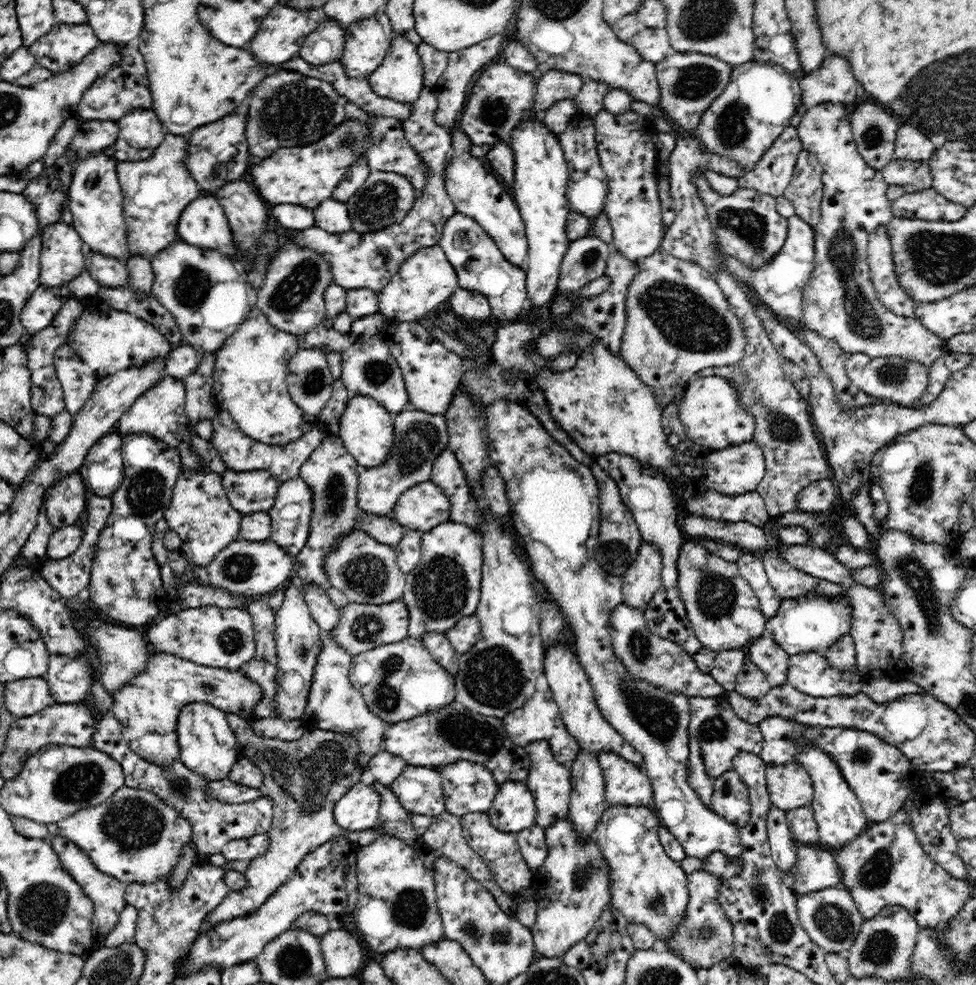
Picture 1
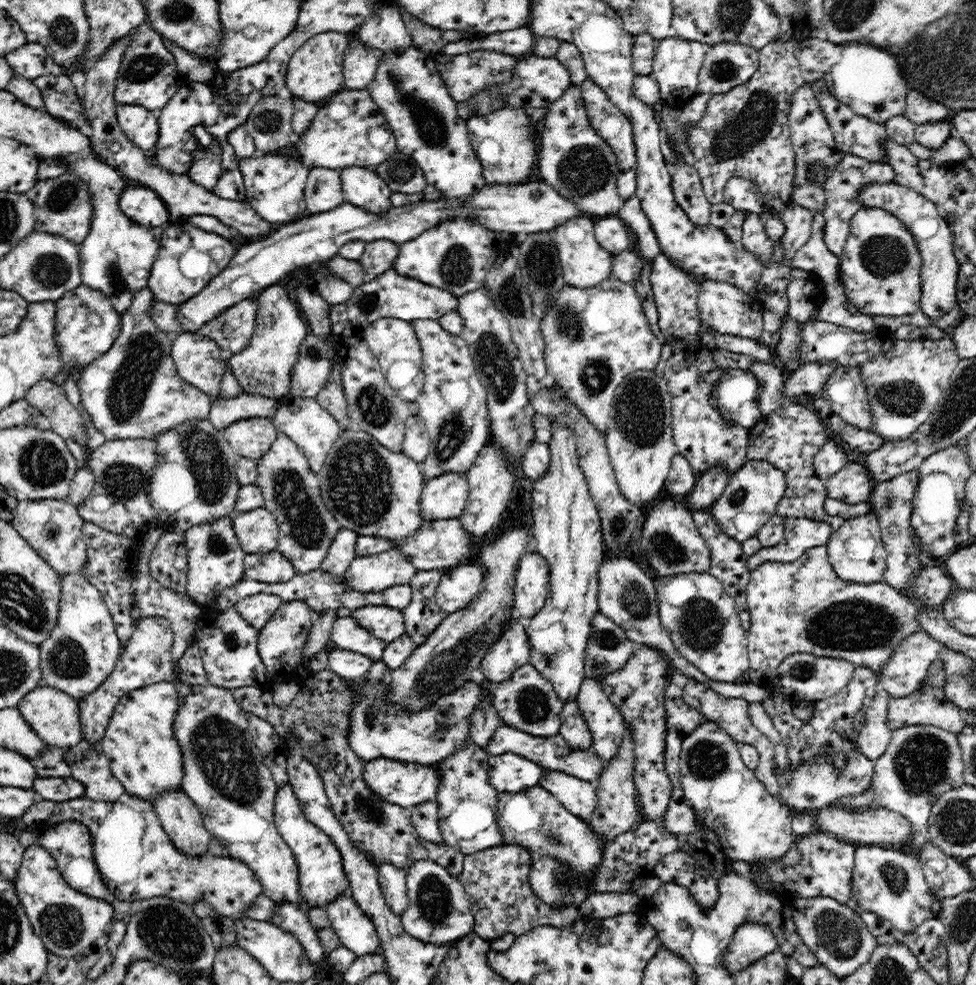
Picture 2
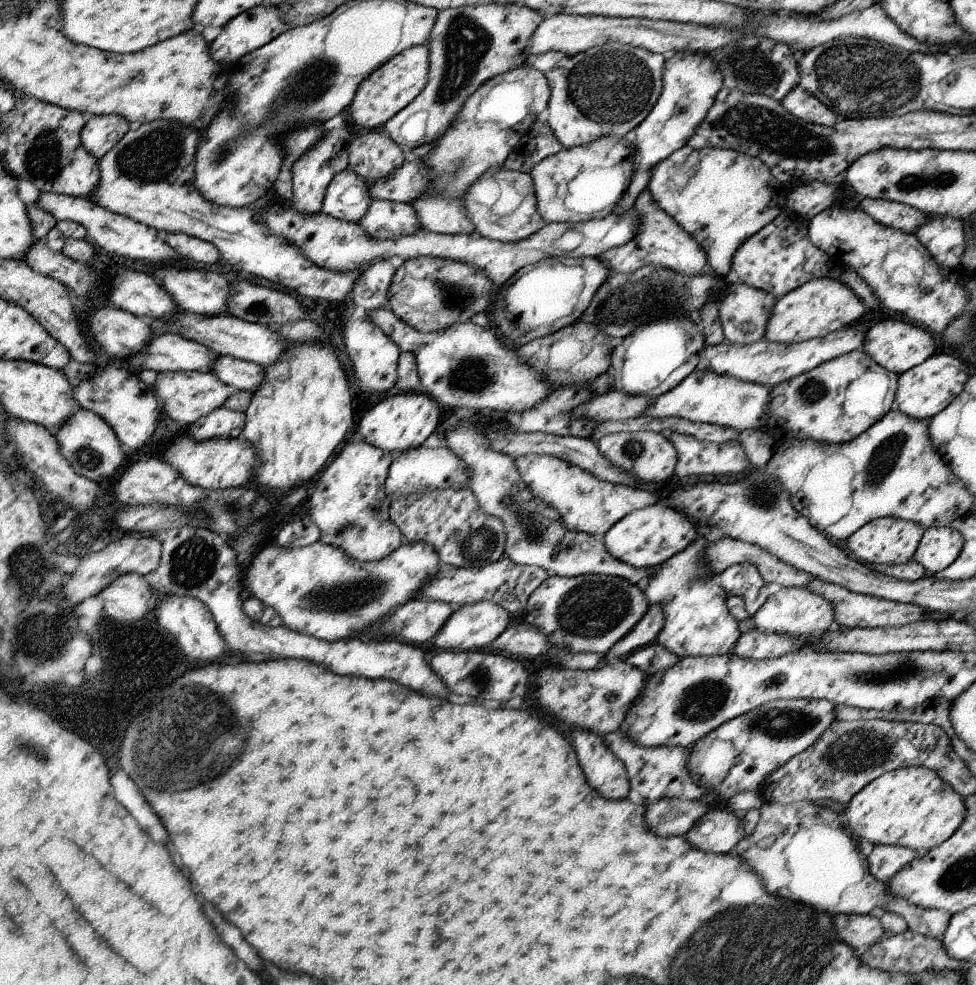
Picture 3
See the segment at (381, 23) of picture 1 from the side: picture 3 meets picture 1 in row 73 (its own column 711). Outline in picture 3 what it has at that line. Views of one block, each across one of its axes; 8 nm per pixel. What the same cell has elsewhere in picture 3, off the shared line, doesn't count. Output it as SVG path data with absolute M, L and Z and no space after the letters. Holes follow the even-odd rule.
M860 321L856 325L841 328L826 336L792 344L771 343L762 339L756 344L749 345L733 345L730 342L723 342L718 346L705 345L701 359L706 362L705 370L708 370L708 372L734 376L734 378L744 380L744 382L772 388L776 384L810 372L819 364L828 362L841 354L862 349L867 328L867 321Z

